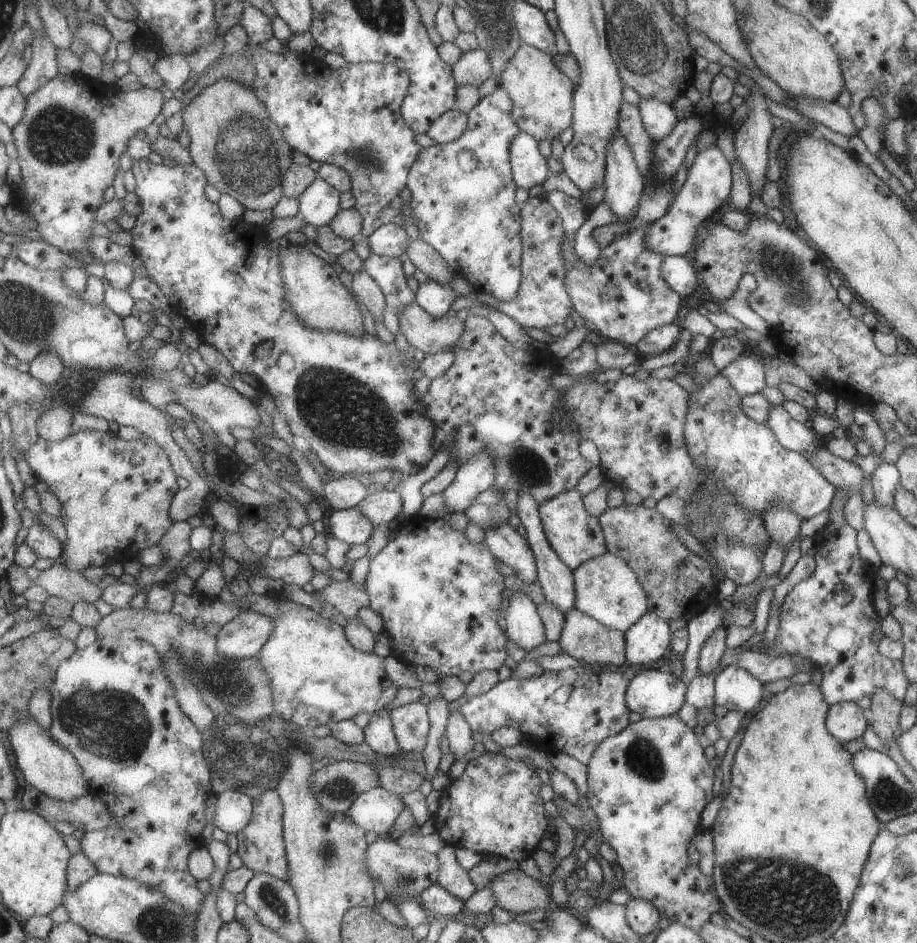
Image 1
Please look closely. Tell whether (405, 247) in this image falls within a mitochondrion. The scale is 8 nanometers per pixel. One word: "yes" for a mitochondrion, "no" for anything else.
no

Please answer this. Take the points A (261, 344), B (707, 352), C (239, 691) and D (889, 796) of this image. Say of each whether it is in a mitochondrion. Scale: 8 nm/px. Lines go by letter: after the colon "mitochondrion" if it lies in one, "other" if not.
A: other
B: other
C: mitochondrion
D: mitochondrion

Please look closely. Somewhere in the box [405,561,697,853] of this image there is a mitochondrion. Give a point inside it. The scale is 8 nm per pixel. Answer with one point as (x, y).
(642, 757)

